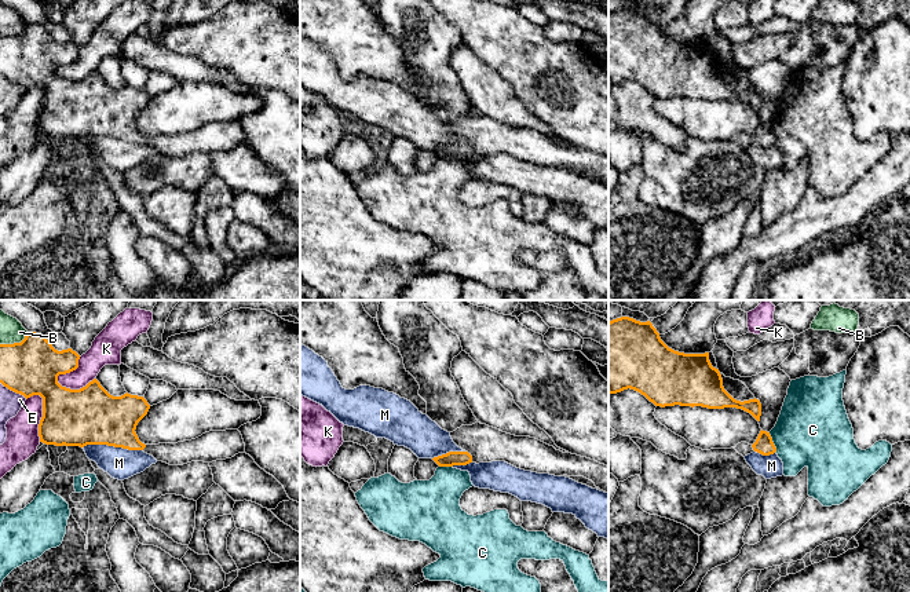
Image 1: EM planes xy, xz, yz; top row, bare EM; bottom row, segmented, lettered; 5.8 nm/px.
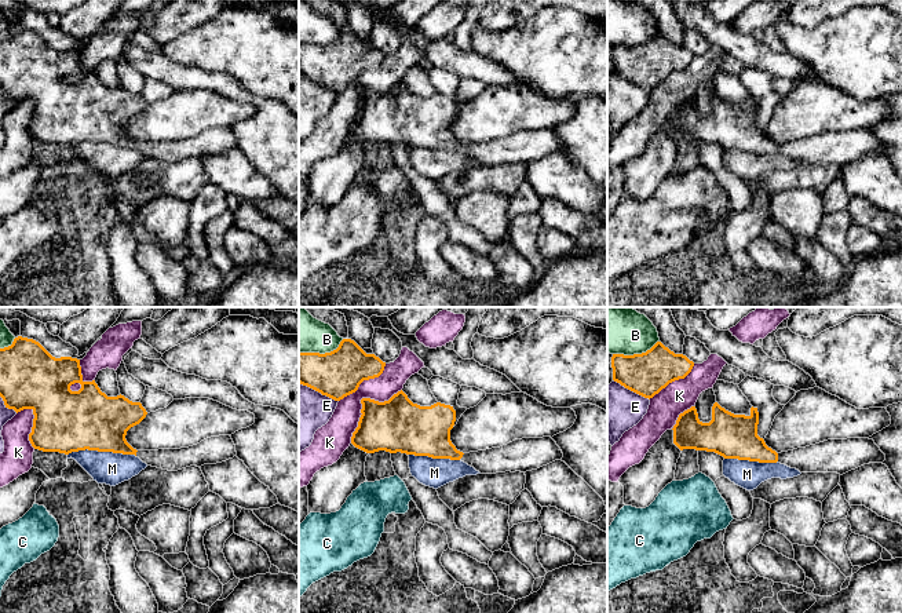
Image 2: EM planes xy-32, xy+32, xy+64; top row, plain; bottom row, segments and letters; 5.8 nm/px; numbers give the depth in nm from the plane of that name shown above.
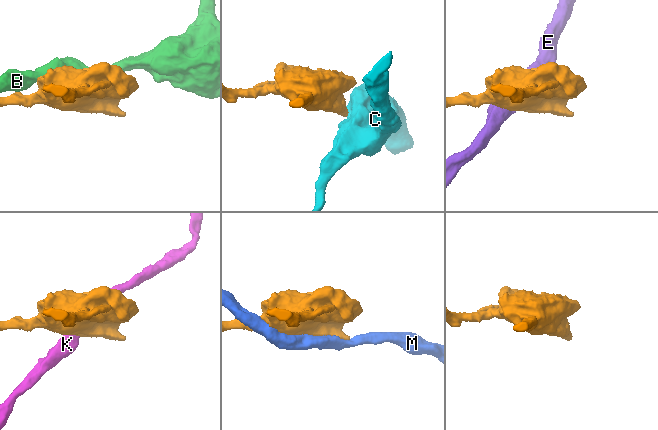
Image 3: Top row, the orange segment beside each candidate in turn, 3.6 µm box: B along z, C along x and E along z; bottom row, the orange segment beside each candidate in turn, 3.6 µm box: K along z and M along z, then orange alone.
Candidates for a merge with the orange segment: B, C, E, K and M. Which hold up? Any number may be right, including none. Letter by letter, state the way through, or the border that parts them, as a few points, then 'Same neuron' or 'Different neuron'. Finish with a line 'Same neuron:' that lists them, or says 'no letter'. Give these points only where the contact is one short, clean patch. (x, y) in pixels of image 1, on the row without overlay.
B: Different neuron
C: Different neuron
E: Different neuron
K: Different neuron
M: Different neuron
Same neuron: no letter

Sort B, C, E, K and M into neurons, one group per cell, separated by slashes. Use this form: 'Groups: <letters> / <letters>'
Groups: B / C / E / K / M

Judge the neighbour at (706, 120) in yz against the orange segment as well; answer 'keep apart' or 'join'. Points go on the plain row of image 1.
keep apart

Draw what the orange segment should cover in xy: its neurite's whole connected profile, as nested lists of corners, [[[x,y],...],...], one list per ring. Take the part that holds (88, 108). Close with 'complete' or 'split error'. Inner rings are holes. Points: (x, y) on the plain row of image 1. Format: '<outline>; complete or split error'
[[[29,23],[21,34],[0,36],[0,74],[23,87],[43,89],[40,134],[55,138],[107,136],[143,142],[157,153],[183,157],[212,154],[245,143],[238,121],[209,123],[178,135],[145,136],[135,121],[150,96],[143,88],[110,87],[94,70],[80,81],[58,74],[59,66],[78,59],[80,47],[72,40],[58,43],[41,26]]]; split error

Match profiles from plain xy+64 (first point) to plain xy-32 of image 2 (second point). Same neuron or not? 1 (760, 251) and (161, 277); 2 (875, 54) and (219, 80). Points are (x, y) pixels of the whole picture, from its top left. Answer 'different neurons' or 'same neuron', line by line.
1: same neuron
2: different neurons

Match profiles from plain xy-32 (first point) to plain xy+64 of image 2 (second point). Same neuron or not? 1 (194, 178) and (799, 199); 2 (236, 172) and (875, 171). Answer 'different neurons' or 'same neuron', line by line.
1: different neurons
2: same neuron

